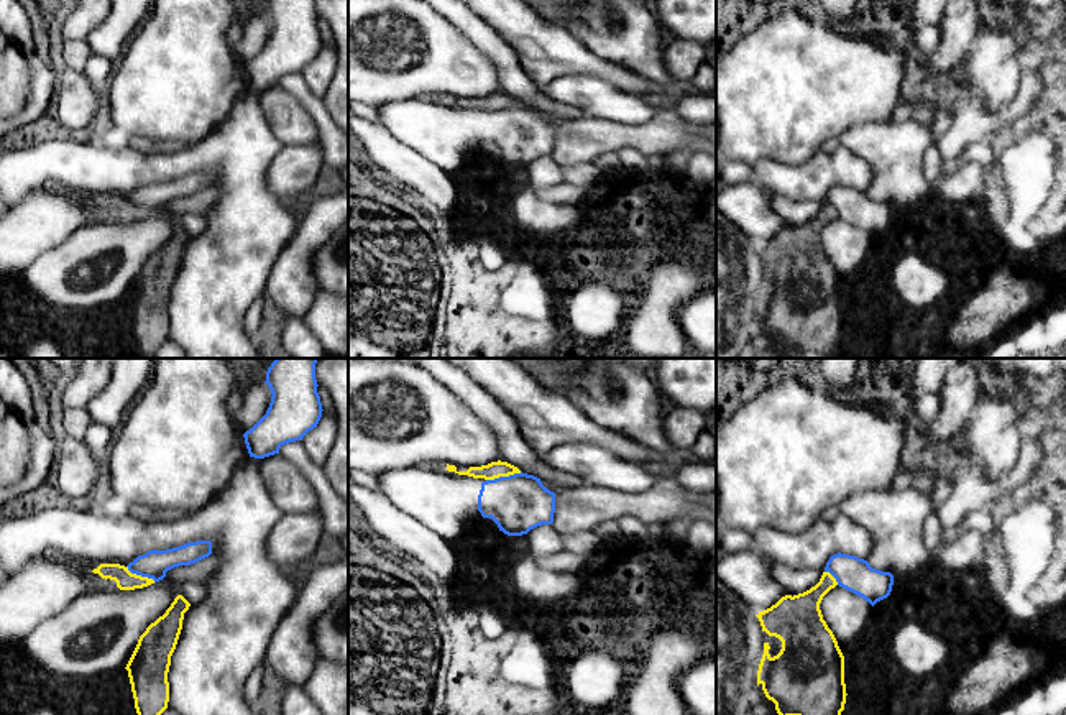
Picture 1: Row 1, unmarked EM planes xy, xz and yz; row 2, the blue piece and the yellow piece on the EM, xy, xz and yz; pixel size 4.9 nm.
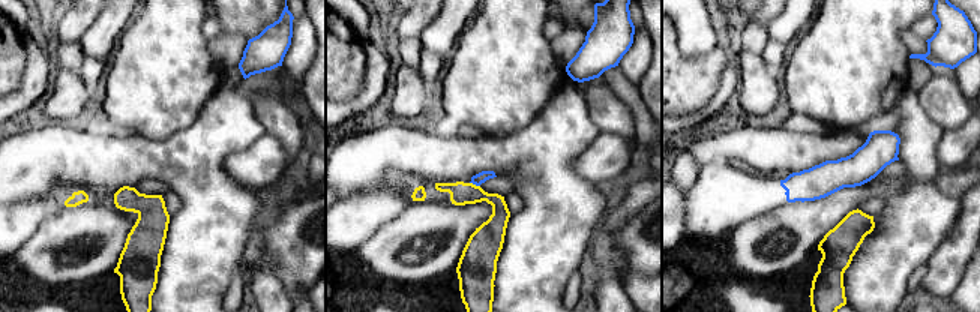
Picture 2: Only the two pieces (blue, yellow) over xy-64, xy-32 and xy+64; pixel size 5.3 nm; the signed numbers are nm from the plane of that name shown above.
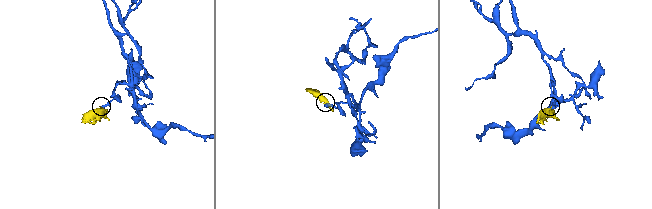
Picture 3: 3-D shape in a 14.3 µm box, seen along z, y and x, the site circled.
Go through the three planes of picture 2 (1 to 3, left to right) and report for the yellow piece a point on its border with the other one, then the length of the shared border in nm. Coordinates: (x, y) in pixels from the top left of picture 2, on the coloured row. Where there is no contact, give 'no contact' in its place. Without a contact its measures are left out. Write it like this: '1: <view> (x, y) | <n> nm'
1: no contact
2: xy-32 (474, 183) | 60 nm
3: no contact

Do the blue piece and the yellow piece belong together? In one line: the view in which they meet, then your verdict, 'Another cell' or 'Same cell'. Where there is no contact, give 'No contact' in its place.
Touches blue in xz. Another cell

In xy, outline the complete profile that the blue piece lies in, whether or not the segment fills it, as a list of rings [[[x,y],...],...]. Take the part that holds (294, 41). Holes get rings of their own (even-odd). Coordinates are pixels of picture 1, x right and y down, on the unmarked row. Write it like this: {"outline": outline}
{"outline": [[[268,0],[271,35],[266,46],[243,66],[250,89],[279,85],[284,76],[302,72],[317,59],[322,35],[317,25],[315,0]]]}

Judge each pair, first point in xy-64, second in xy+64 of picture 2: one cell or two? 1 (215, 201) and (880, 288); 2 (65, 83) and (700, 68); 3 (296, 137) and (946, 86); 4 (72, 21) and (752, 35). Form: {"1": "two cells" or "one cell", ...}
{"1": "one cell", "2": "two cells", "3": "one cell", "4": "two cells"}

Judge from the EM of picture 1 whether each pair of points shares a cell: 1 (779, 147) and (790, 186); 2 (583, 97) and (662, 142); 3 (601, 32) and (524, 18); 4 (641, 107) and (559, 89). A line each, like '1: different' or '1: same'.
1: different
2: different
3: different
4: same

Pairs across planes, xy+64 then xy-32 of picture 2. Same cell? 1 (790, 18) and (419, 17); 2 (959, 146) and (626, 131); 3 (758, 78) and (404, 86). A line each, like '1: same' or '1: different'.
1: different
2: different
3: same

